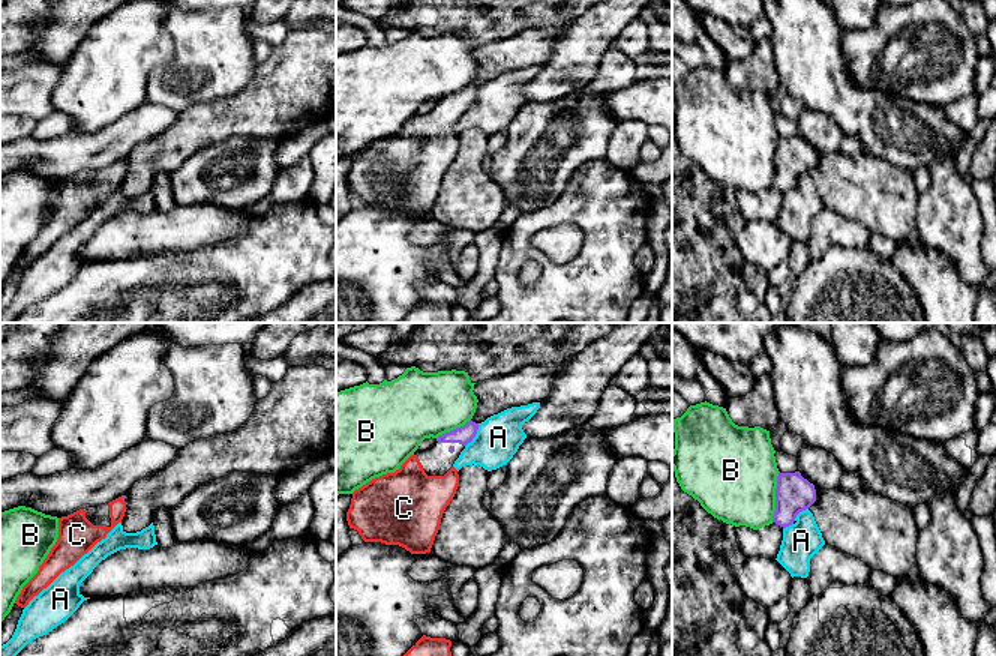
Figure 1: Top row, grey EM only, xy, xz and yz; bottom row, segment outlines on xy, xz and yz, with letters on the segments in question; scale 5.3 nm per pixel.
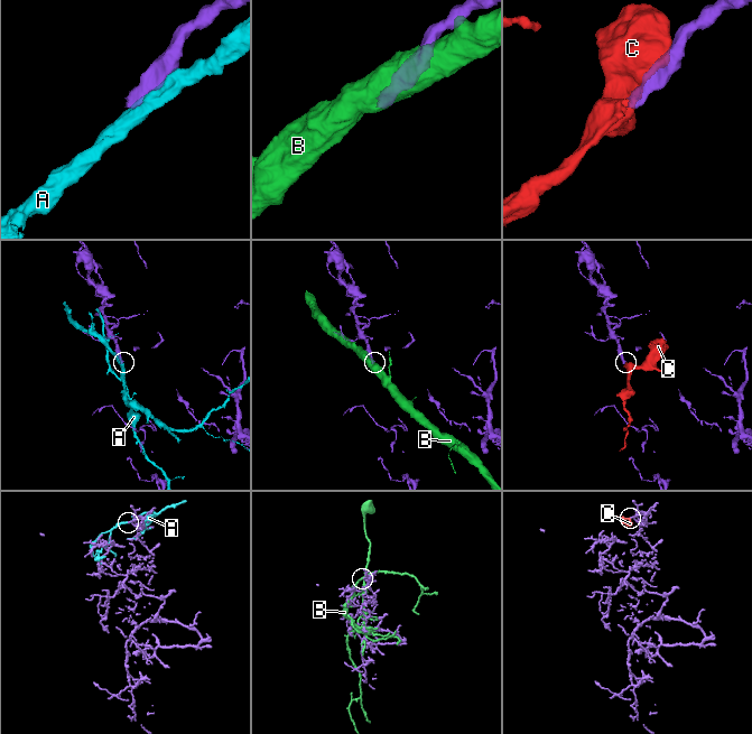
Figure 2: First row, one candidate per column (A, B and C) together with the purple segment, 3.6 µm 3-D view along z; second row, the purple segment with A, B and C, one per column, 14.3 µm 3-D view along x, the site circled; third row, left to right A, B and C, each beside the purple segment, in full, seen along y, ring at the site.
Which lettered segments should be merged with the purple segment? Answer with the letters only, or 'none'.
C

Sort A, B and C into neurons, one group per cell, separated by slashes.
A / B / C

